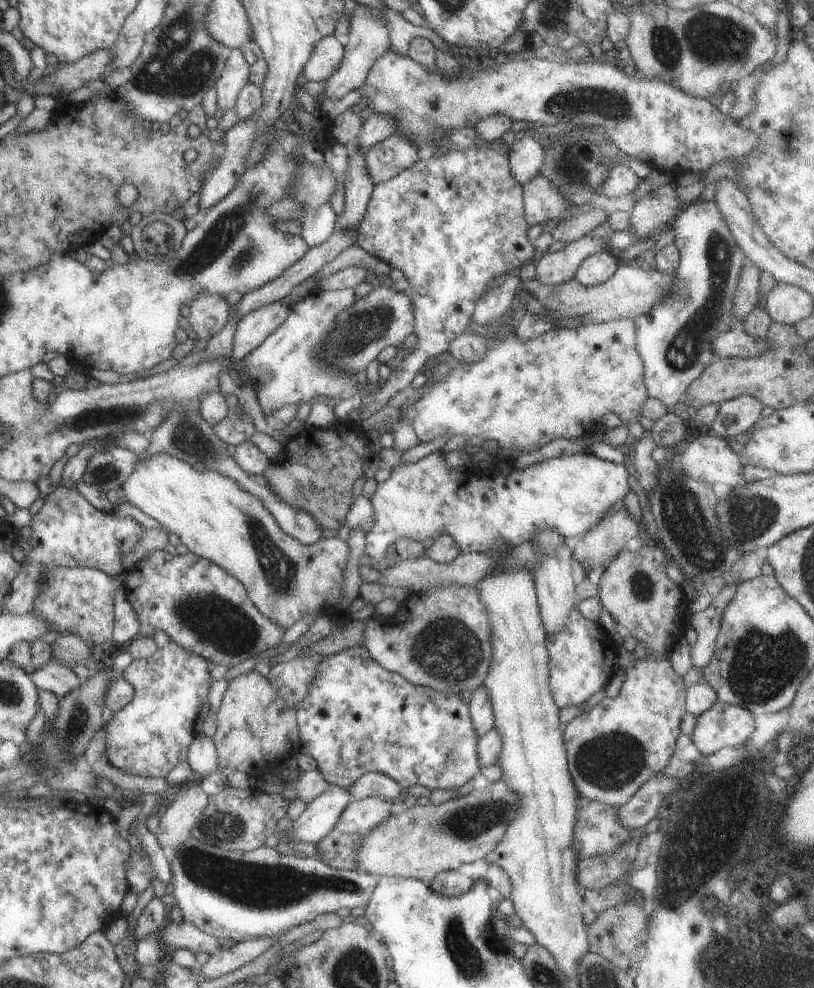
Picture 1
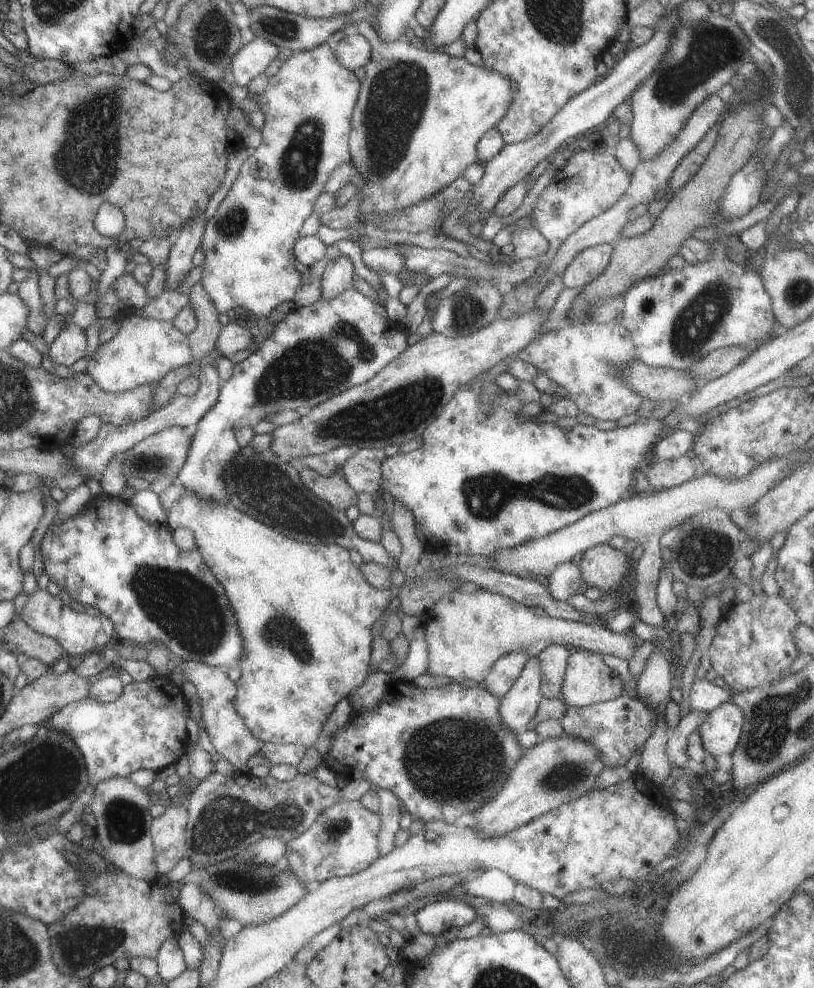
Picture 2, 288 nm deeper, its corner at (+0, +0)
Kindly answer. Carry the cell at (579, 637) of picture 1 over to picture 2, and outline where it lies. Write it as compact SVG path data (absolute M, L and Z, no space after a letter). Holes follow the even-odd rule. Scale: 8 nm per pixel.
M577 648L571 650L571 656L567 658L563 682L561 682L561 698L567 704L567 708L583 708L583 706L613 700L623 694L621 686L623 686L623 682L617 678L617 674L611 668L607 668L603 664L601 654L595 654L589 650L577 650Z

